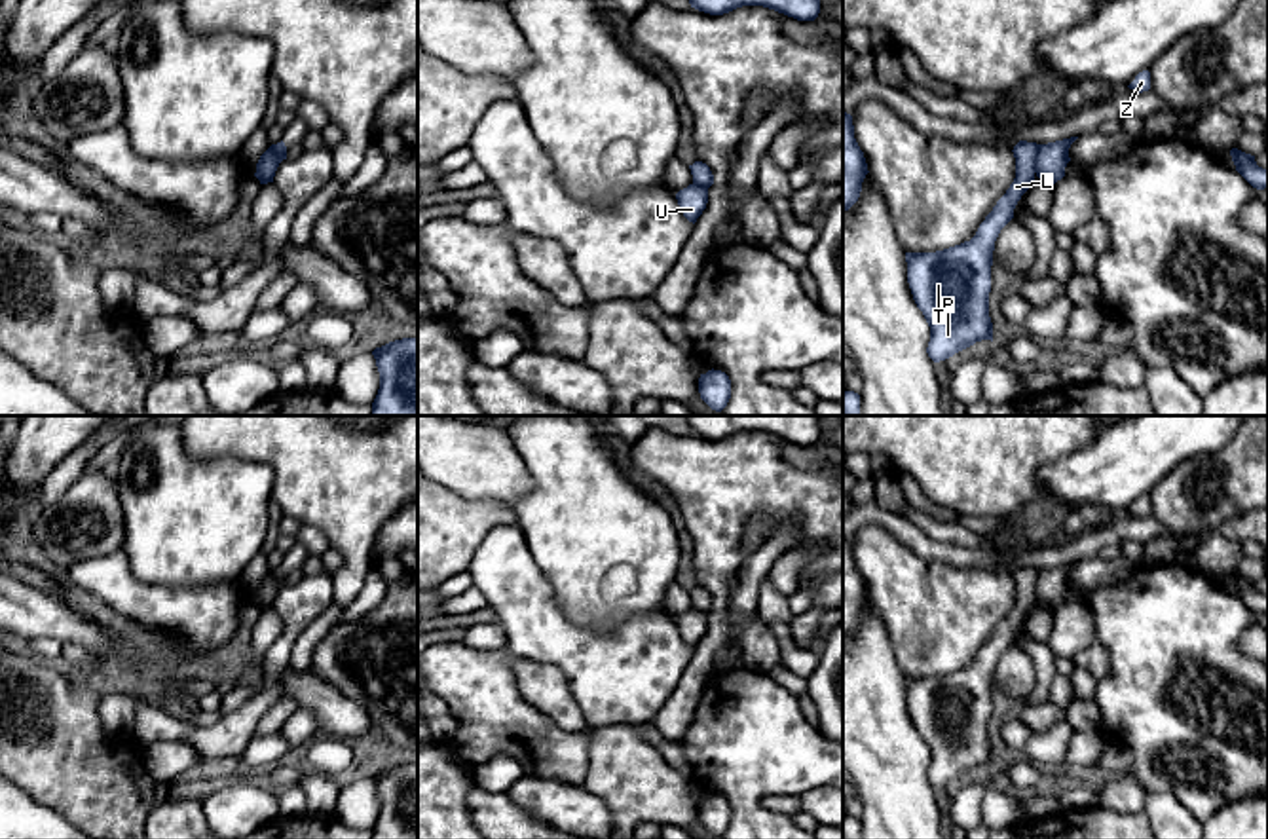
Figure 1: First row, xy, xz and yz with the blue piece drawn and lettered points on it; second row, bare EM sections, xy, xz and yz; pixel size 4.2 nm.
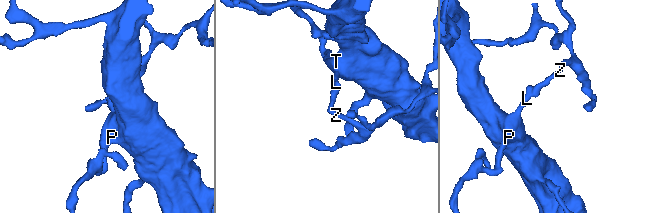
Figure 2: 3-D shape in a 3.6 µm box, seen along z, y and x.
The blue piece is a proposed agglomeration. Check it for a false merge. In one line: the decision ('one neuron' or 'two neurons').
two neurons

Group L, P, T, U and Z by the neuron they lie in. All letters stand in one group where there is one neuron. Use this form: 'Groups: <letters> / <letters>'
Groups: L P T / U Z

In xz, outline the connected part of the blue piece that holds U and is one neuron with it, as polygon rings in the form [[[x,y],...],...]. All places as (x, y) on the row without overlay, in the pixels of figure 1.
[[[697,607],[676,619],[680,636],[689,647],[697,647],[708,628],[708,613],[699,611]]]

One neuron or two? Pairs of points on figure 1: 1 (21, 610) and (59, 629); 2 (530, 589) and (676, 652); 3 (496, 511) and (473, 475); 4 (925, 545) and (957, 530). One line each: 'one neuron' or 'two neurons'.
1: one neuron
2: one neuron
3: two neurons
4: two neurons

